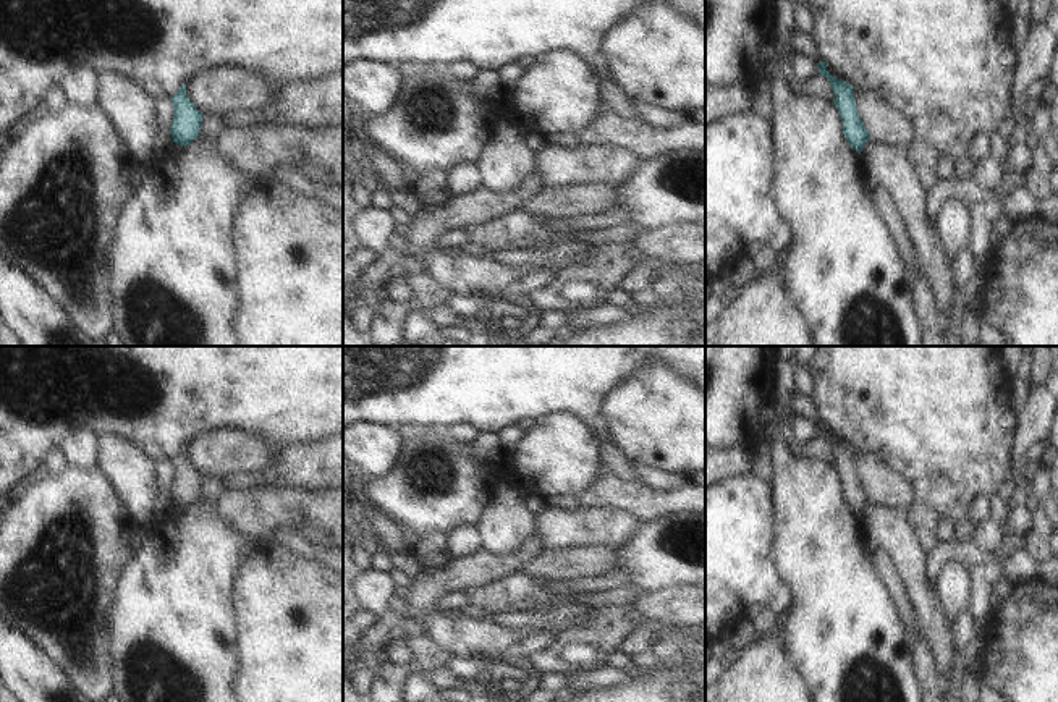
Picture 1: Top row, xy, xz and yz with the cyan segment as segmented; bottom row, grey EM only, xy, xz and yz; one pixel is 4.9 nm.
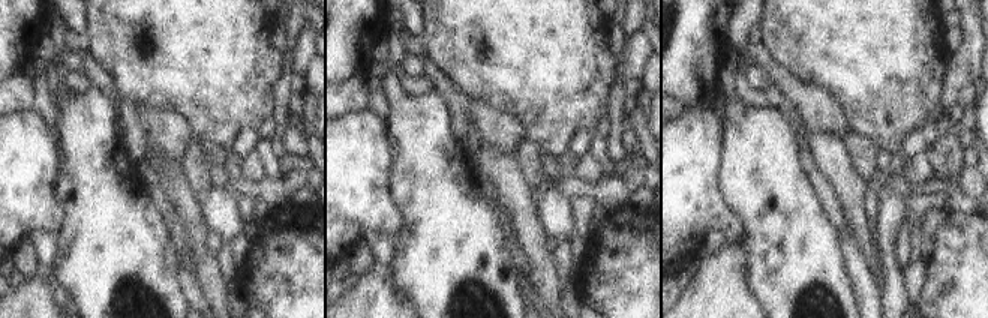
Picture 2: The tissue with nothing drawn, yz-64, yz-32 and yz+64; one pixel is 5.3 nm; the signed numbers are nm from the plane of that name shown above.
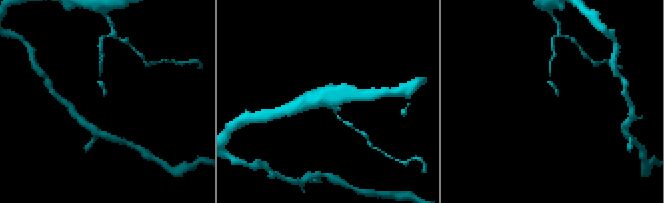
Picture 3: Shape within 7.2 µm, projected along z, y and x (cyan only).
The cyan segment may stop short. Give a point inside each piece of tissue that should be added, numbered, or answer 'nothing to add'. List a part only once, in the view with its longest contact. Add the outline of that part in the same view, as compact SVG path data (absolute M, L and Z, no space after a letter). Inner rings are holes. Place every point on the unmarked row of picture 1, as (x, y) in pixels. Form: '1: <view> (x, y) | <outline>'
nothing to add

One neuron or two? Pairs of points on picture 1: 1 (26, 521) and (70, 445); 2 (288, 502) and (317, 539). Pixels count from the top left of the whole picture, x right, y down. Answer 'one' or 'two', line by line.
1: two
2: two

